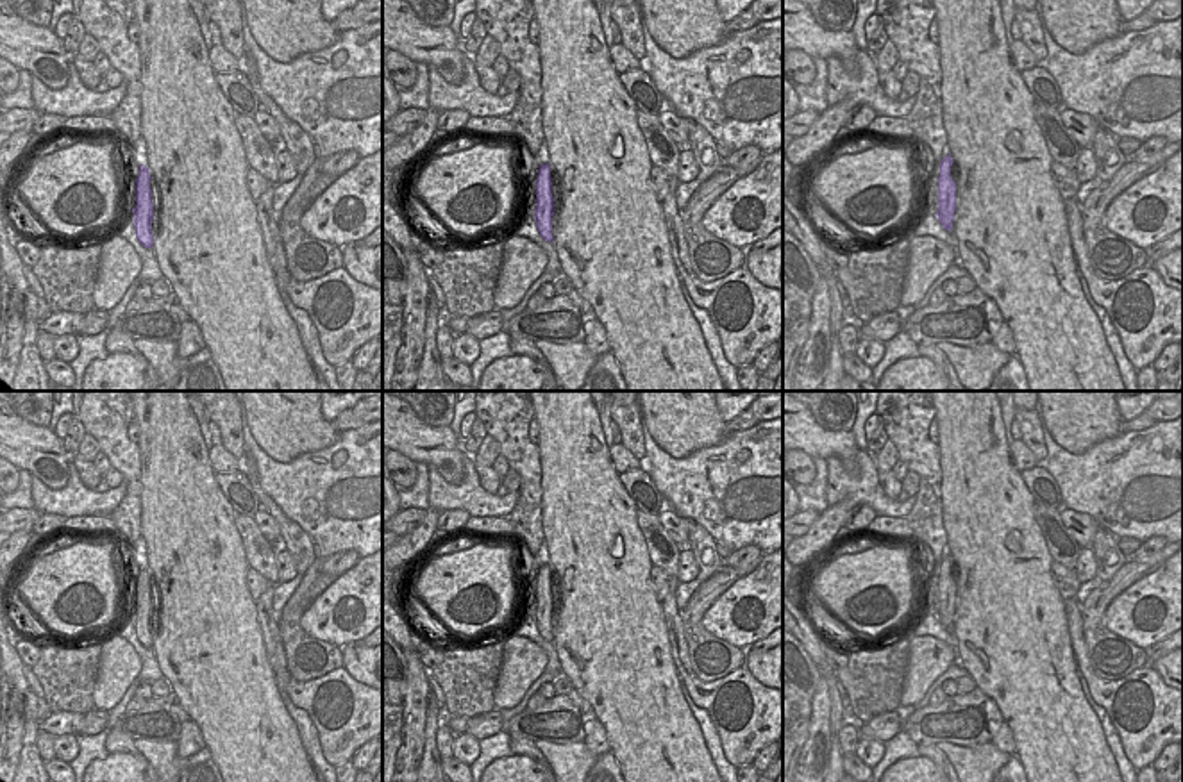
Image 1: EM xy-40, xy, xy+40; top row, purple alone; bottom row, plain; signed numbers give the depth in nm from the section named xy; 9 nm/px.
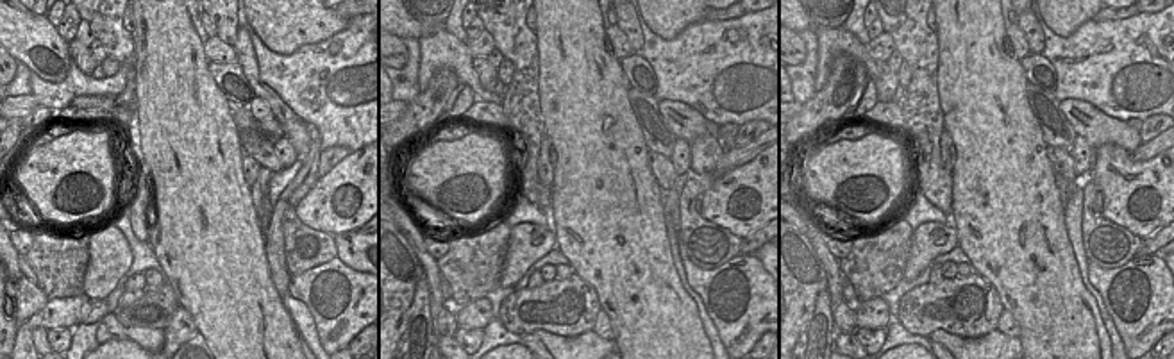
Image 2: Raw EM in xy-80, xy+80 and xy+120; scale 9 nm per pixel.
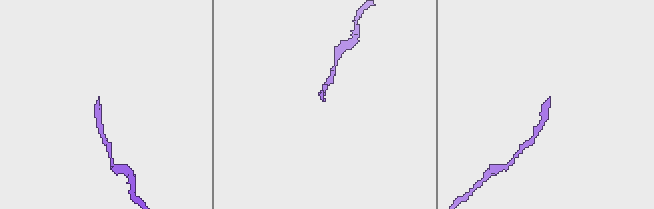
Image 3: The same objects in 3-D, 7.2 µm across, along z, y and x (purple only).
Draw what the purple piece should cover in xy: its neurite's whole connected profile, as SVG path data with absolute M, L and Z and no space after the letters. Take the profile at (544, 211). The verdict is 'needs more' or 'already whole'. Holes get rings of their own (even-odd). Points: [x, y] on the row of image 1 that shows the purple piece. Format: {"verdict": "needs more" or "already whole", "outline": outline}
{"verdict": "needs more", "outline": "M549 162L541 164L536 179L534 220L540 236L549 243L554 241L552 216L558 212L559 200L561 200L561 187L558 171Z"}

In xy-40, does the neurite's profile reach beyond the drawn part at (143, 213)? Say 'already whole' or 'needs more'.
needs more

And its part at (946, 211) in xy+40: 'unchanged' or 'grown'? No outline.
grown

